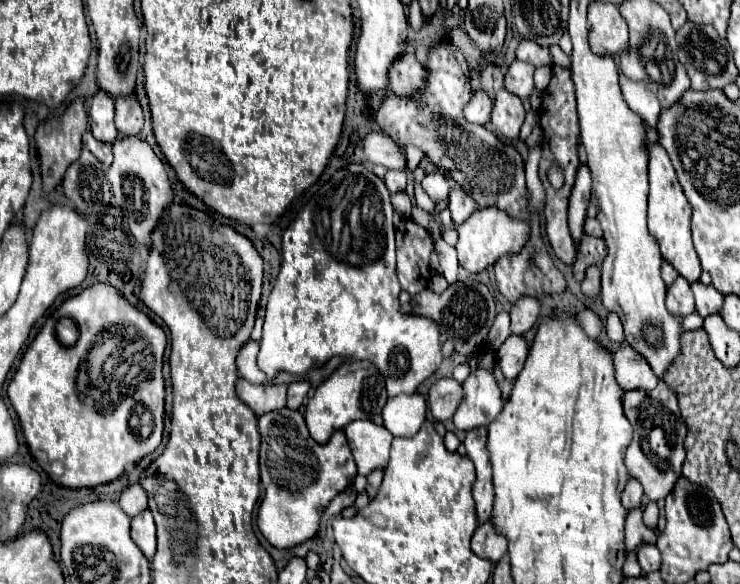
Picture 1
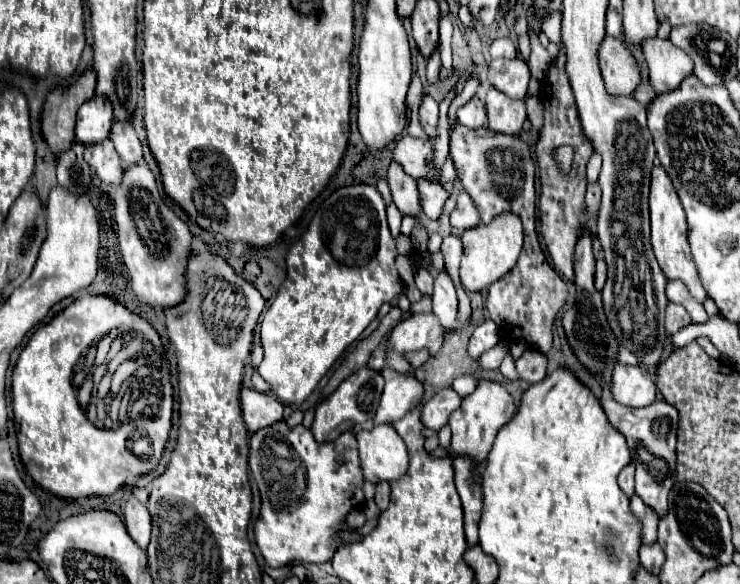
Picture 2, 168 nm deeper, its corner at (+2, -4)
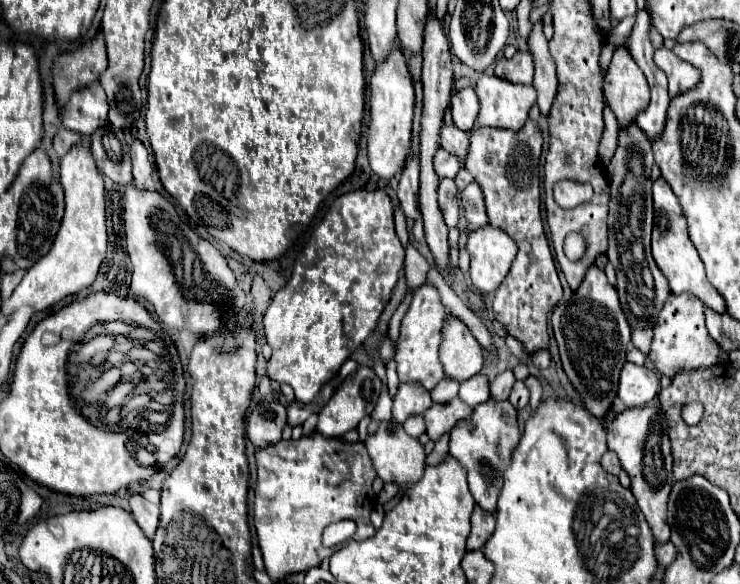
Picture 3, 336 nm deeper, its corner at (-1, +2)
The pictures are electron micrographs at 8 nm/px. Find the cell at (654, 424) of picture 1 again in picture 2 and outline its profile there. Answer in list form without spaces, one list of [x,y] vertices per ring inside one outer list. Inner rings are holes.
[[[608,382],[602,384],[602,408],[628,442],[632,462],[636,466],[636,494],[658,512],[658,516],[664,516],[668,504],[668,492],[676,482],[676,442],[678,442],[678,412],[672,404],[664,400],[654,400],[652,404],[644,408],[628,408],[614,400],[612,388]]]

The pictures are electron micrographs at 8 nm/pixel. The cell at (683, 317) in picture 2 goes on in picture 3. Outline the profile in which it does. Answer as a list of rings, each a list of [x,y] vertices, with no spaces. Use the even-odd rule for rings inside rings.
[[[687,292],[671,294],[655,320],[653,342],[647,356],[653,368],[669,378],[673,378],[679,372],[705,370],[719,364],[719,346],[705,326],[705,304]]]

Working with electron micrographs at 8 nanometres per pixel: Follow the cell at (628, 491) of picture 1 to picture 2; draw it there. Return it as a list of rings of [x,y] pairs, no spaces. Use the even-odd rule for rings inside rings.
[[[632,462],[620,472],[620,476],[618,476],[618,484],[620,484],[622,492],[624,492],[628,498],[634,496],[634,464],[632,464]]]

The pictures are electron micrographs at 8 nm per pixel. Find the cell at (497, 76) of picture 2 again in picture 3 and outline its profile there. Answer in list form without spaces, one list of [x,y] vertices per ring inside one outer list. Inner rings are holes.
[[[517,50],[511,60],[499,58],[495,66],[495,74],[513,84],[531,84],[533,82],[533,60],[529,52]]]

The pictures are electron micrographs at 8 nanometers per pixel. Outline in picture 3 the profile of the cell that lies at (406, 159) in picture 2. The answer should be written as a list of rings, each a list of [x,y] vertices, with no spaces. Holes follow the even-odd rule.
[[[439,148],[439,154],[435,154],[435,172],[439,174],[439,178],[451,178],[453,180],[457,176],[459,168],[461,168],[459,158],[455,158],[447,150]]]

